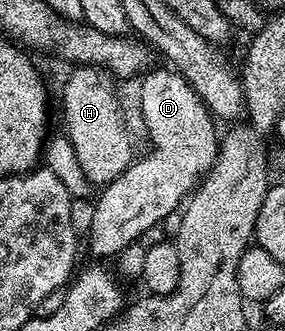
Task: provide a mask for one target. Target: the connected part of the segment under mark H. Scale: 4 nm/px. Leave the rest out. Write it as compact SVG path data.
M76 65L71 68L64 83L64 127L74 154L86 173L89 184L107 185L134 162L132 139L128 136L128 123L124 120L124 107L116 92L117 80L111 71L91 65Z

